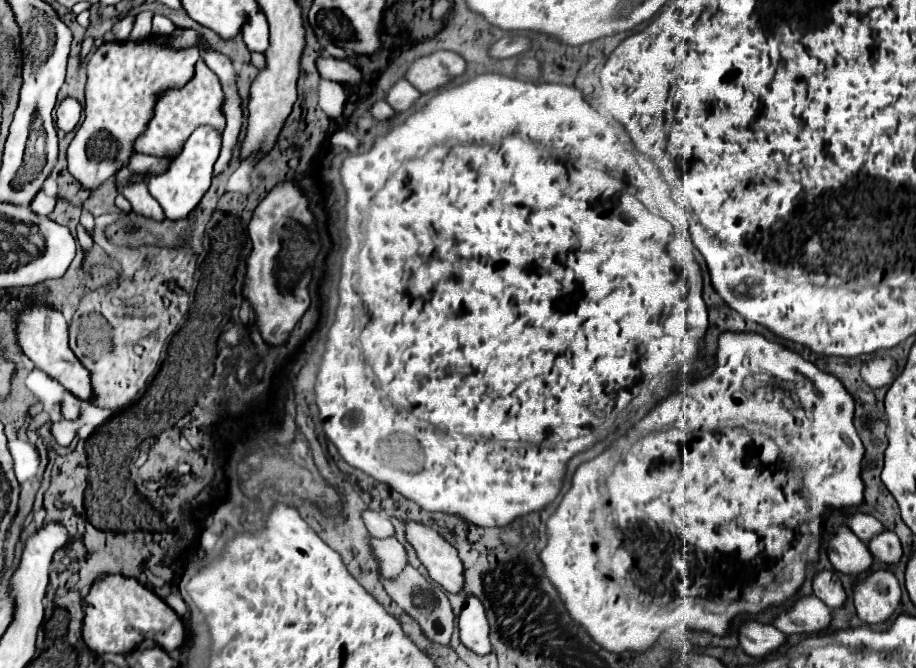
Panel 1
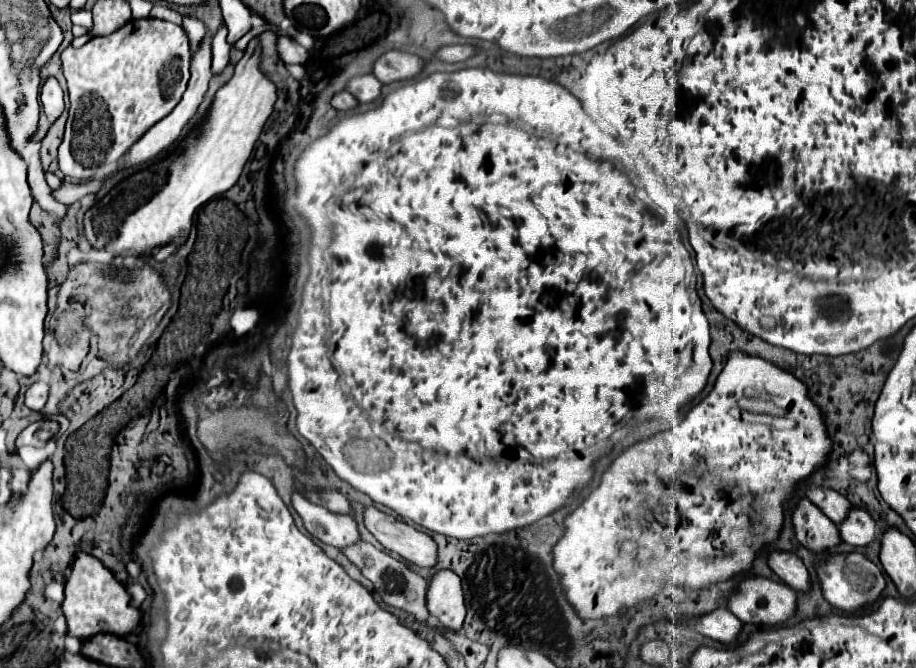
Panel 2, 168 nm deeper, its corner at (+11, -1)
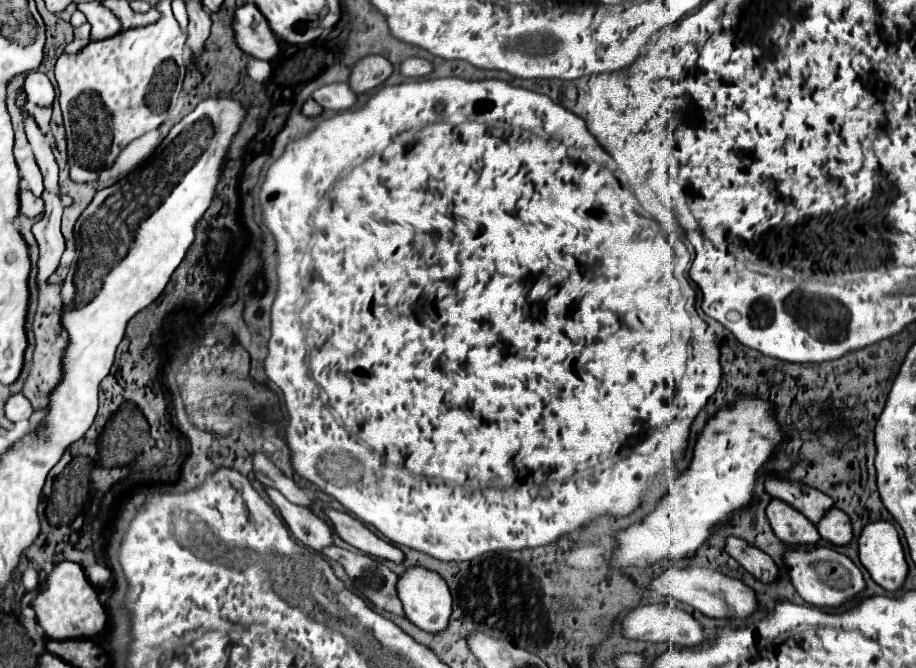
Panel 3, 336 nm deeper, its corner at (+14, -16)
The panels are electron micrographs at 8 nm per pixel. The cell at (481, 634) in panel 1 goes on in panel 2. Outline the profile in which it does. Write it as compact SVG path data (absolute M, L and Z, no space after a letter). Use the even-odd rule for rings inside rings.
M437 569L427 583L427 609L429 613L451 631L461 631L465 621L465 603L461 579L449 569Z

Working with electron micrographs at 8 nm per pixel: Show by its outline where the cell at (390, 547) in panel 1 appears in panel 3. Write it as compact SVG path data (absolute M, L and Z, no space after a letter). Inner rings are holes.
M266 488L266 492L268 492L270 500L278 506L284 522L288 524L290 532L294 534L294 538L298 542L302 542L304 546L308 546L316 552L322 552L324 548L334 544L334 528L328 522L318 518L312 510L288 502L274 488Z

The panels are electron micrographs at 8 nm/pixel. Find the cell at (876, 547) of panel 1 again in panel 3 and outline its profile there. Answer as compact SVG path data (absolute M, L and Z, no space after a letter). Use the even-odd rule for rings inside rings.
M832 508L818 524L818 532L820 536L834 544L834 546L846 546L850 544L850 540L854 538L854 530L852 530L852 522L846 516L846 512Z

